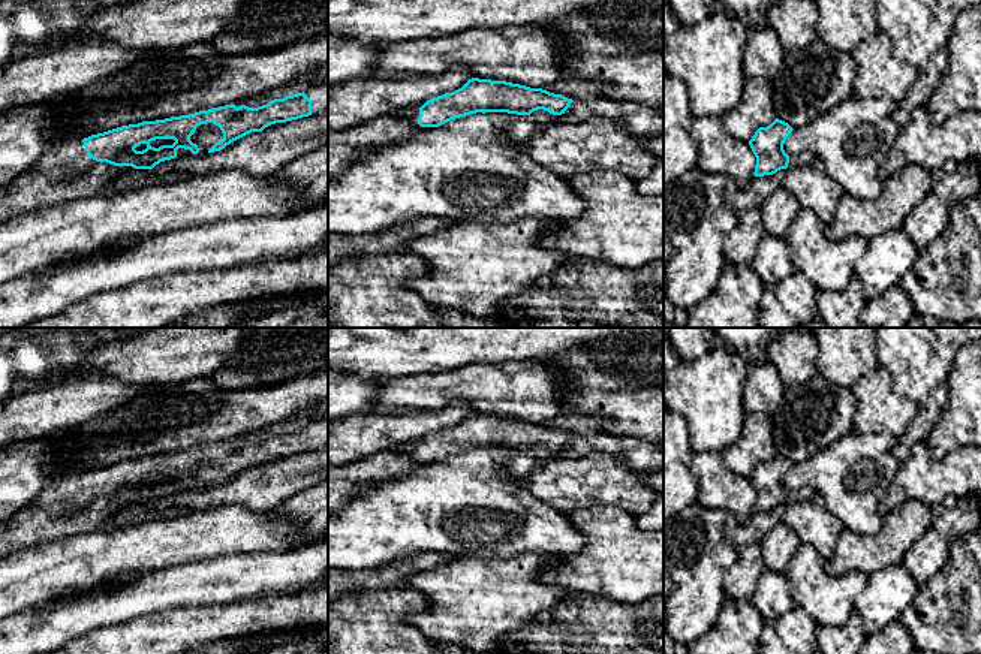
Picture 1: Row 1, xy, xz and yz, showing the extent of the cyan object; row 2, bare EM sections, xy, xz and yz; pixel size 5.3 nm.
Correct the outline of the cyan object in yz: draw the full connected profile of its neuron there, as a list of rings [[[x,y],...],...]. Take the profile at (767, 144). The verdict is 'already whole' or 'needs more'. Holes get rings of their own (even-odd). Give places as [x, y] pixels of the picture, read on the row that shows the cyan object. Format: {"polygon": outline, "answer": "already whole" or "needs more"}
{"polygon": [[[776,118],[770,126],[759,127],[749,145],[756,157],[755,177],[773,175],[786,168],[803,168],[809,165],[815,156],[812,153],[803,153],[789,157],[783,144],[794,129]]], "answer": "needs more"}

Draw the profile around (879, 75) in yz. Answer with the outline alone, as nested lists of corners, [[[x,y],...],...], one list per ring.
[[[878,30],[851,52],[857,75],[854,96],[900,103],[918,81],[920,70],[893,55],[888,36]]]

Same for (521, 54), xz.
[[[530,25],[476,27],[445,37],[421,37],[416,42],[385,45],[380,60],[365,78],[440,76],[454,67],[466,69],[473,78],[506,81],[530,88],[545,88],[560,79],[574,78],[565,66],[568,48],[559,37]]]

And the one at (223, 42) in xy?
[[[226,31],[219,33],[210,43],[226,55],[250,55],[262,54],[258,39],[253,34],[229,34]]]

